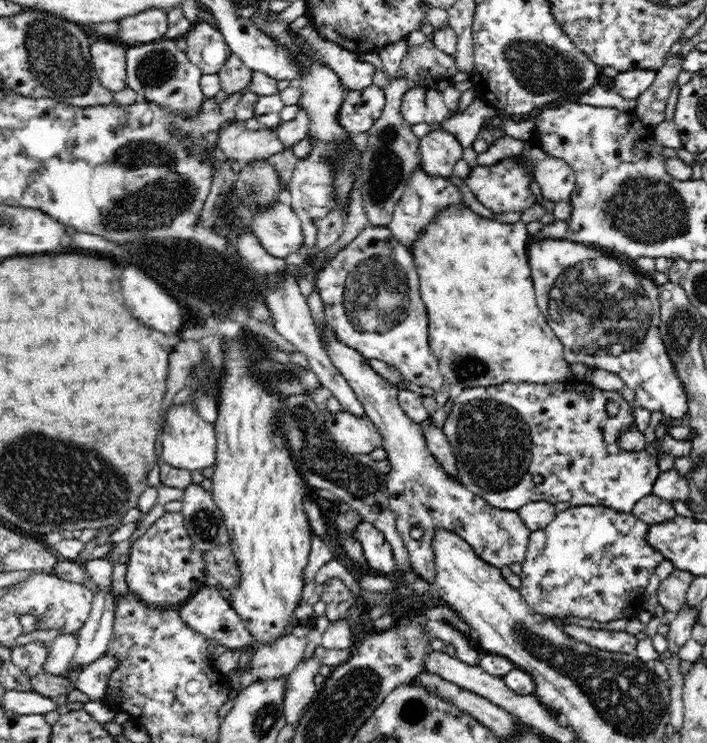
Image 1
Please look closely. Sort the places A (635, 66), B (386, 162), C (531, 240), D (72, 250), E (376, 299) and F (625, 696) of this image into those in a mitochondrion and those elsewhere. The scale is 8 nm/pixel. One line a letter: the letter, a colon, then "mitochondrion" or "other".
A: other
B: mitochondrion
C: other
D: other
E: mitochondrion
F: mitochondrion

